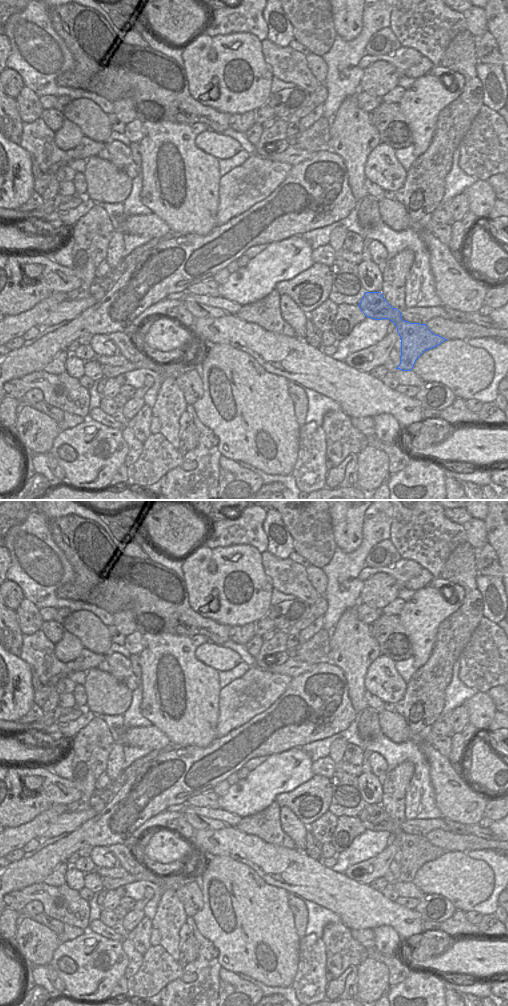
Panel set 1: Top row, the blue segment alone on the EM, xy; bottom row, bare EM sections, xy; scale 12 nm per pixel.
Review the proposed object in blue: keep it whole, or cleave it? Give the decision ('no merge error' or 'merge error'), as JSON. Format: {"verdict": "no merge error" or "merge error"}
{"verdict": "no merge error"}

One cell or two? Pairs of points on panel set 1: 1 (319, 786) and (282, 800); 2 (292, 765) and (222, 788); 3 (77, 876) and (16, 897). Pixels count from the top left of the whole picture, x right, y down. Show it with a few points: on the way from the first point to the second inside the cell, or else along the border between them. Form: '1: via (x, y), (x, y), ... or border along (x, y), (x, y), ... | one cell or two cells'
1: via (310, 791), (304, 791), (291, 799) | one cell
2: border along (230, 786), (228, 791), (219, 797) | two cells
3: border along (66, 883), (77, 892) | two cells

